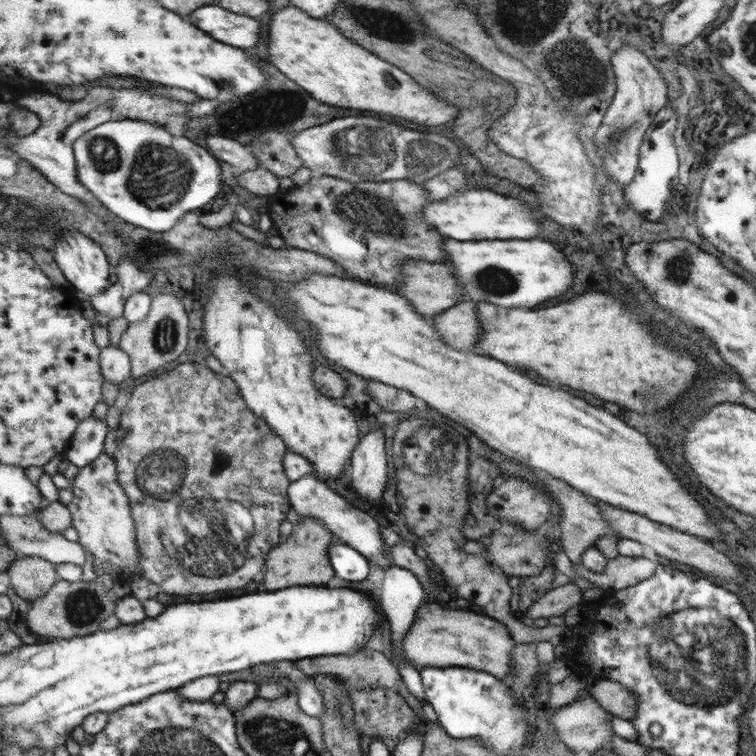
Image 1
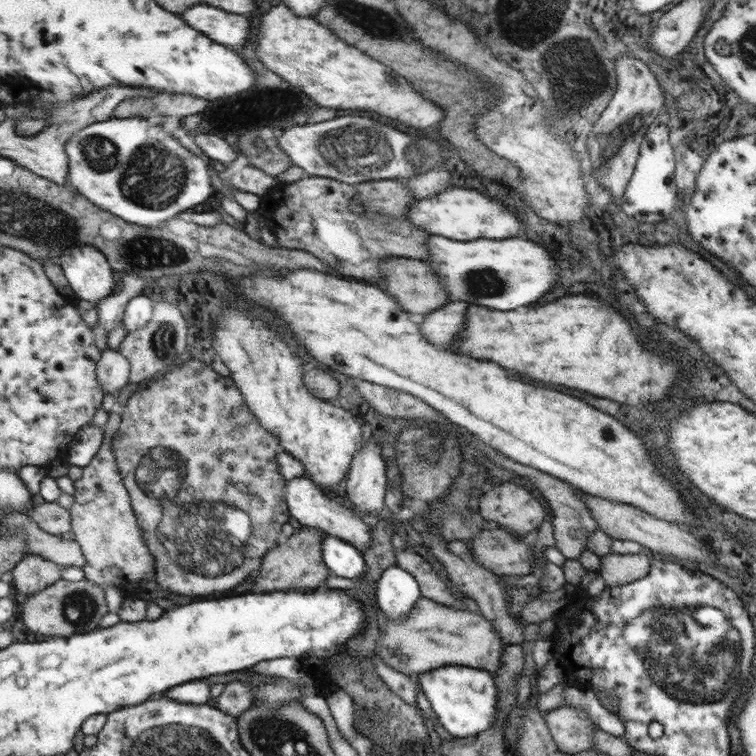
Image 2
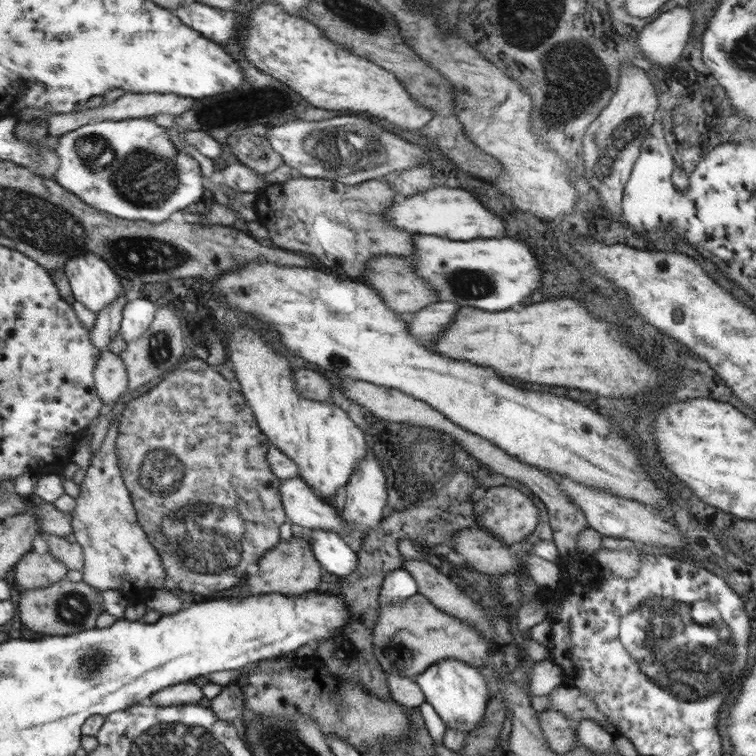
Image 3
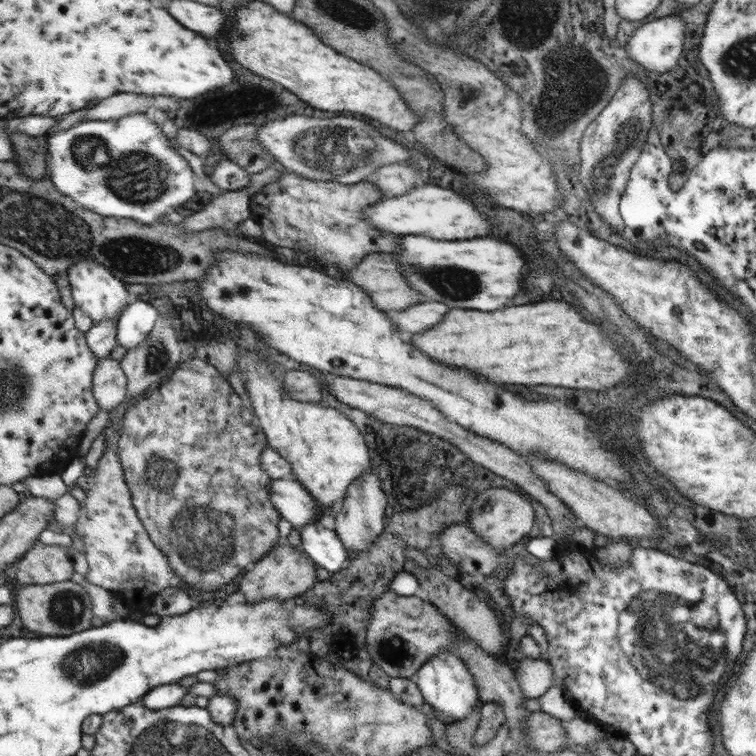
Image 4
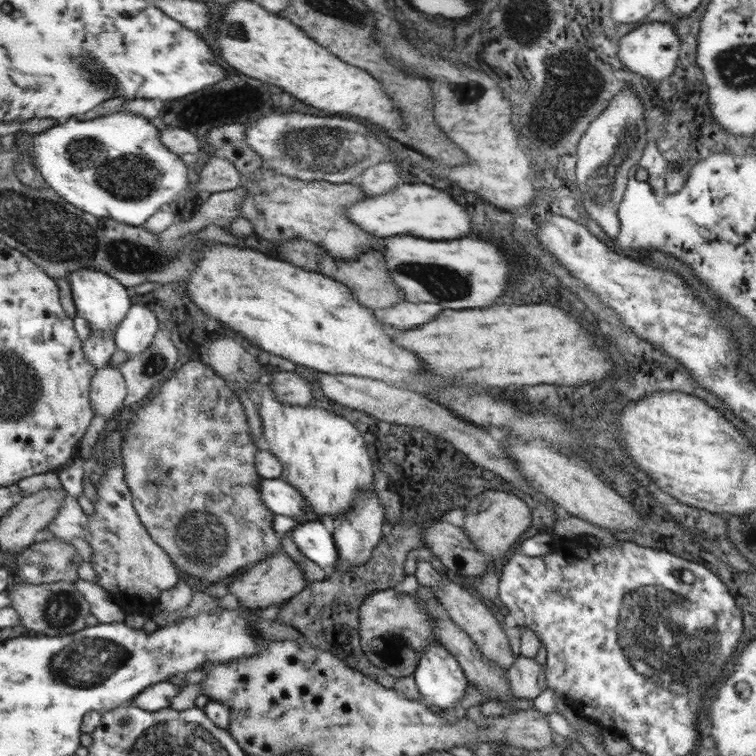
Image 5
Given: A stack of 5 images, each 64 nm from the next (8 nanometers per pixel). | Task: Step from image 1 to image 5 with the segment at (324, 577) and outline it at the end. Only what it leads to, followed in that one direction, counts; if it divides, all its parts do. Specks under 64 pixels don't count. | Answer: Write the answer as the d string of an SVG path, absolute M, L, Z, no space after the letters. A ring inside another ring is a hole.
M279 550L277 554L264 558L257 564L253 563L241 576L235 577L229 584L228 592L236 596L239 607L259 610L267 606L283 604L301 592L306 583L301 566L293 562L283 550Z

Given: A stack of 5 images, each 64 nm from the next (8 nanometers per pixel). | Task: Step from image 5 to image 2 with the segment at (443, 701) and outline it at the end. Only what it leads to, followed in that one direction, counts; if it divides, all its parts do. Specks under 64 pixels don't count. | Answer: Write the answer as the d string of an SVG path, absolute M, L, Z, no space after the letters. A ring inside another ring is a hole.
M450 664L417 675L418 685L439 724L453 737L466 740L495 725L498 687L492 674L469 666Z

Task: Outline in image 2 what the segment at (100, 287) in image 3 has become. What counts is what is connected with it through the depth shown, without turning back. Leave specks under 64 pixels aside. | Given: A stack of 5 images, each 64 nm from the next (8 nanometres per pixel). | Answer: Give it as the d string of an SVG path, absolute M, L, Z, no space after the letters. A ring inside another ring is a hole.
M79 245L78 247L65 249L62 252L60 265L69 279L77 298L91 302L95 308L99 301L110 297L114 293L117 280L113 278L113 267L110 265L106 254L97 247Z

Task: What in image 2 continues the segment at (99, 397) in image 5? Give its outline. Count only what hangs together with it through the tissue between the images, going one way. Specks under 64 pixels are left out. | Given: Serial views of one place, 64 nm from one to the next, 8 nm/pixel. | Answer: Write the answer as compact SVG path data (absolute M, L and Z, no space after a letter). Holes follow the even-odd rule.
M107 348L102 352L98 363L98 380L105 394L116 398L121 388L130 384L130 375L131 364L120 351Z

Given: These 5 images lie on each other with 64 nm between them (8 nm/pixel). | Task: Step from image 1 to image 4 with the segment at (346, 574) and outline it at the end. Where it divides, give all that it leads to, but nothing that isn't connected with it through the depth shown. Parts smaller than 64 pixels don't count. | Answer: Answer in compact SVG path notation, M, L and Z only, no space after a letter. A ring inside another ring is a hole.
M318 521L300 527L299 532L299 550L307 555L315 566L325 568L329 573L348 567L351 556L347 554L334 530L325 529Z

